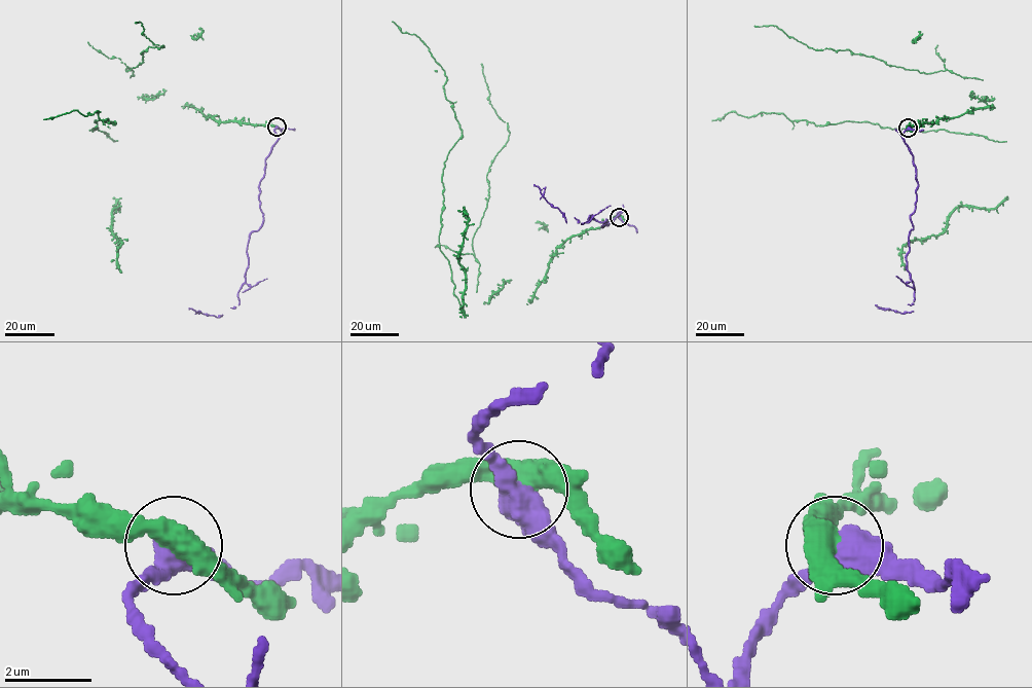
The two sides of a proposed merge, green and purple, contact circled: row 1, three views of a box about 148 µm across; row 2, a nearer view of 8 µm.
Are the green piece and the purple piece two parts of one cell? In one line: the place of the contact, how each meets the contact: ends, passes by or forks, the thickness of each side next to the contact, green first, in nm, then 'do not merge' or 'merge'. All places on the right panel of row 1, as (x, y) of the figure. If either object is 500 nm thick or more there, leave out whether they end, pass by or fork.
at (908, 128); green passes by; purple passes by; 440 nm thick on the green side, 460 nm on the other; do not merge

